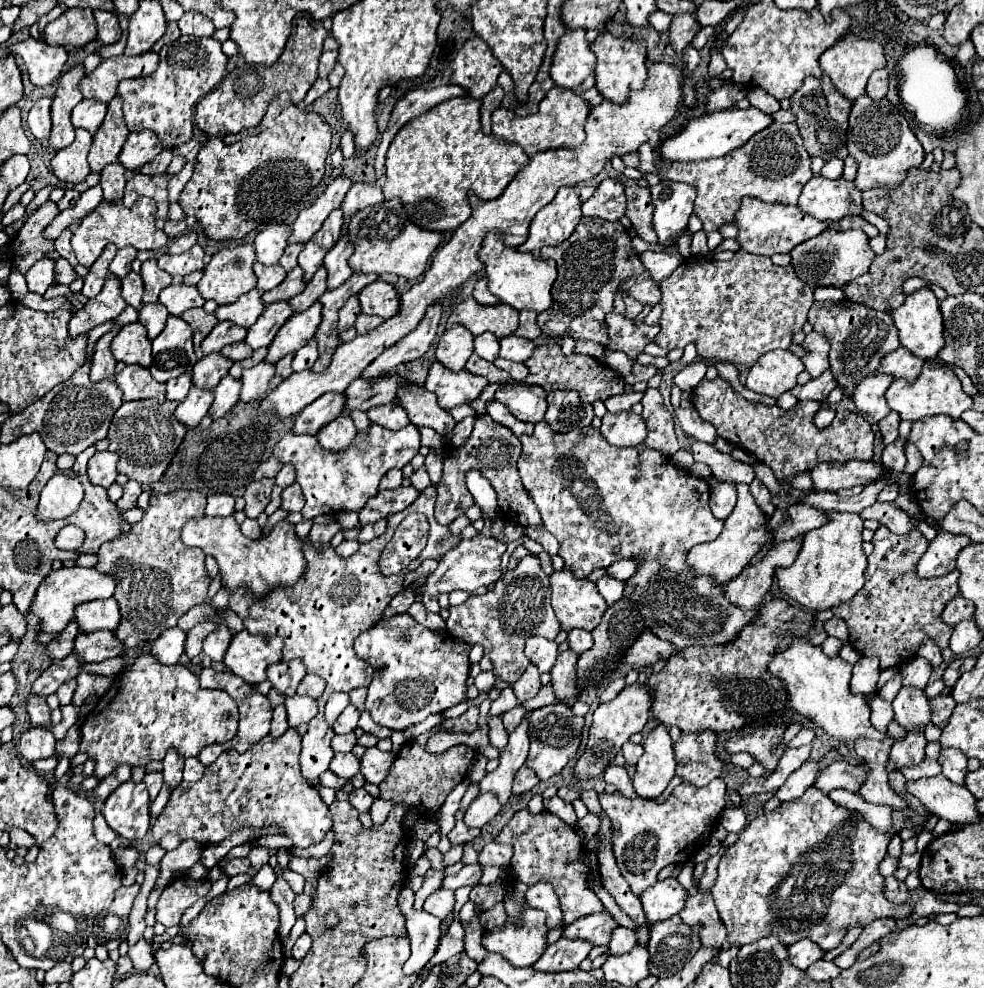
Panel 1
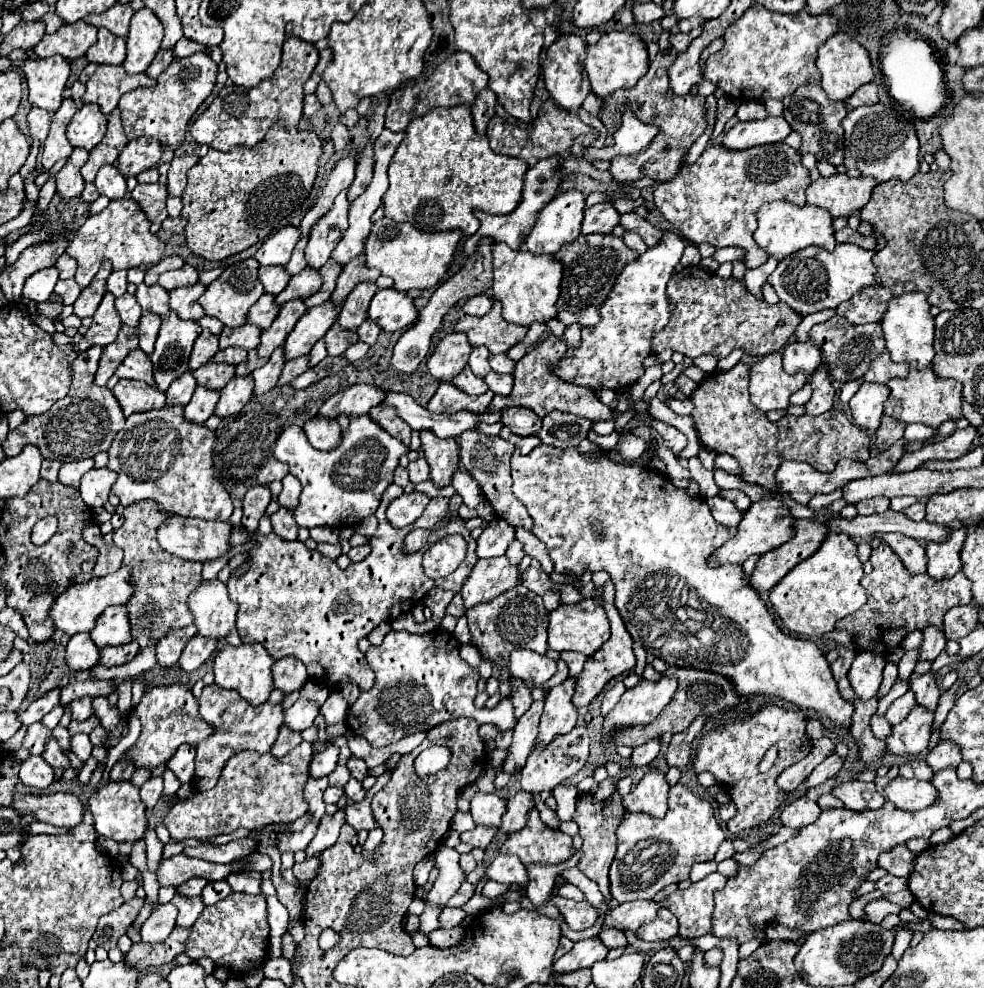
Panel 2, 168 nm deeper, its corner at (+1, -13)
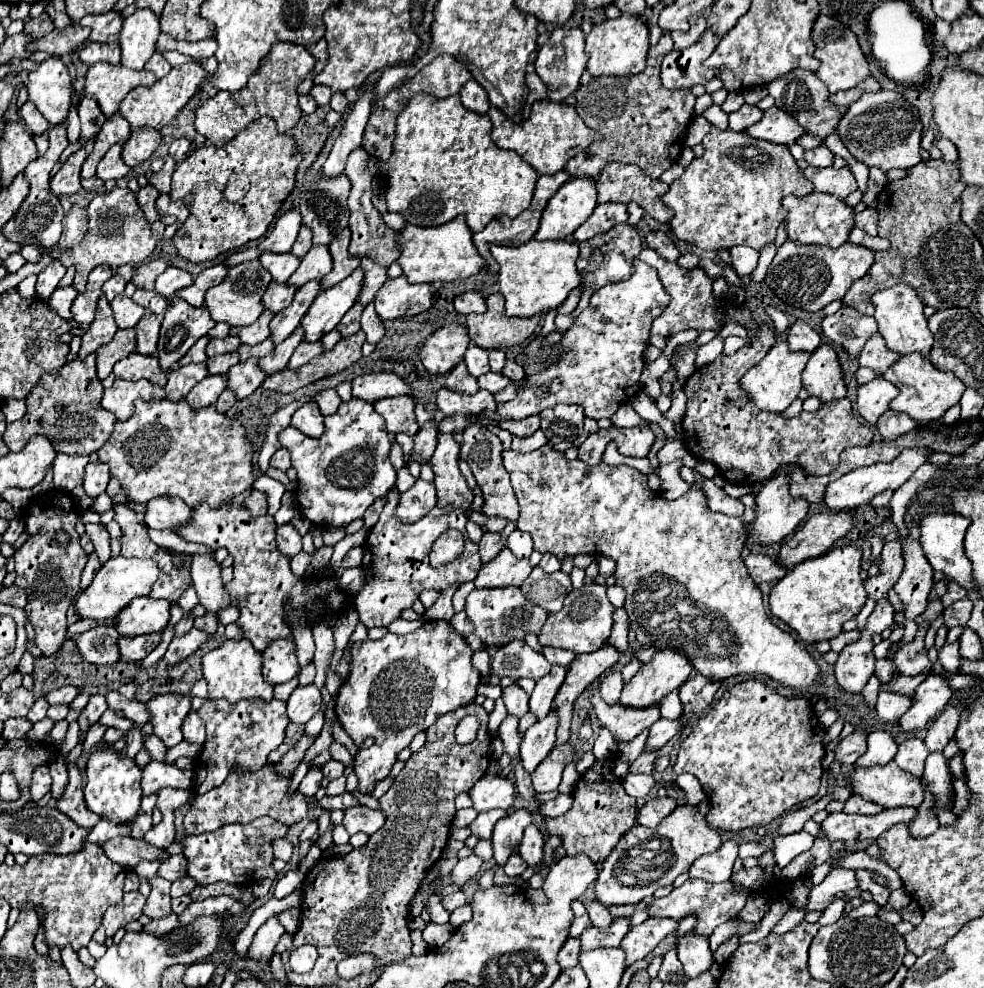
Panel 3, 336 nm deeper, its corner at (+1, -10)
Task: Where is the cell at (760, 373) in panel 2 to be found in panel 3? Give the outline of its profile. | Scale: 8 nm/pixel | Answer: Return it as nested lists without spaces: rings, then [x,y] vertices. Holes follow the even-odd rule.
[[[780,341],[776,343],[760,363],[756,363],[740,381],[742,389],[748,393],[748,397],[754,401],[754,405],[762,411],[770,411],[770,413],[782,413],[800,393],[802,389],[802,371],[806,367],[810,355],[806,353],[792,353],[788,351],[788,343]]]

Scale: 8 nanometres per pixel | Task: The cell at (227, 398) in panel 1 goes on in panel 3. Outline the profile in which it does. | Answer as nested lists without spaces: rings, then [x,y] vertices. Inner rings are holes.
[[[248,359],[246,363],[238,363],[228,371],[228,389],[236,395],[236,399],[246,399],[252,395],[262,381],[266,379],[264,371],[258,367],[256,359]]]

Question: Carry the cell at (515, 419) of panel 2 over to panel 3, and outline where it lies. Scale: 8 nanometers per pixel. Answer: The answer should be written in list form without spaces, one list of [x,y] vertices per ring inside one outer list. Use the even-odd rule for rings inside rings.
[[[532,415],[532,417],[526,417],[522,421],[504,419],[504,421],[500,421],[500,427],[502,429],[508,429],[512,435],[528,437],[528,435],[532,435],[532,433],[536,433],[540,429],[540,417],[538,415]]]

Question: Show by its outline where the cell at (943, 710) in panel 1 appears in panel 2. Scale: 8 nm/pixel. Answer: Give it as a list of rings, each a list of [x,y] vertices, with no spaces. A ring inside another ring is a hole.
[[[928,670],[926,674],[910,674],[910,686],[912,692],[916,694],[916,702],[922,704],[924,708],[934,710],[938,706],[938,698],[940,698],[940,690],[936,686],[936,678],[934,674]]]

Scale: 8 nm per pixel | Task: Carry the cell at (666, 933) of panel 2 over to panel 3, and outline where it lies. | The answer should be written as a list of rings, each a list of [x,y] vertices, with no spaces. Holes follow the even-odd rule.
[[[650,917],[644,923],[630,929],[630,933],[622,939],[622,949],[626,951],[626,965],[632,965],[638,959],[644,959],[668,933],[678,929],[678,921],[674,919],[658,919]]]

